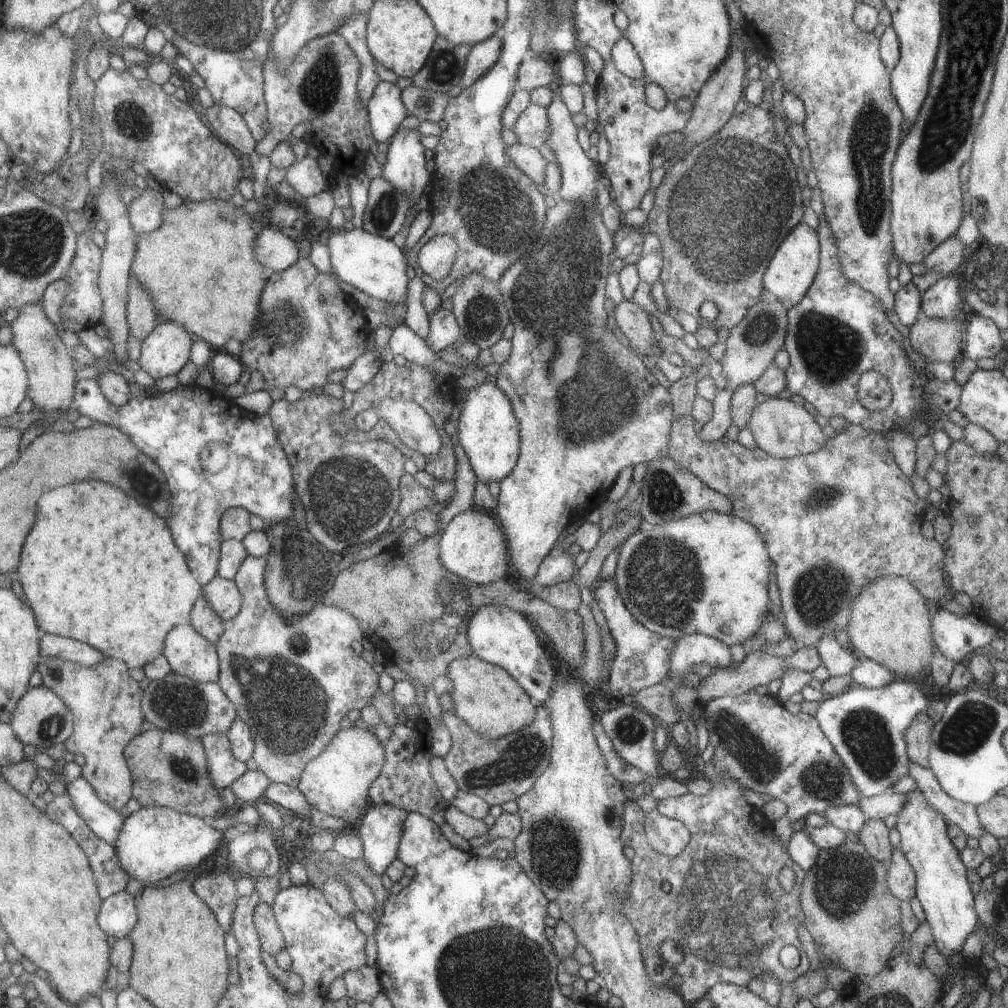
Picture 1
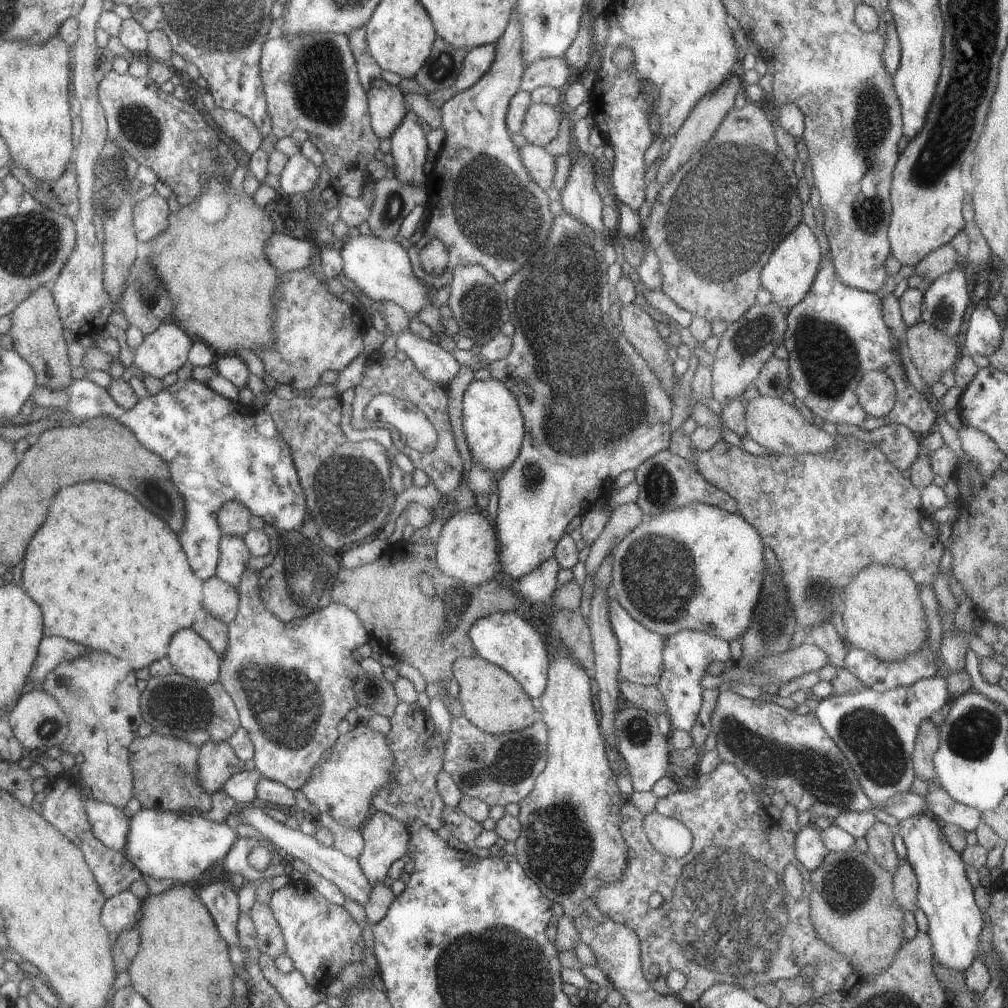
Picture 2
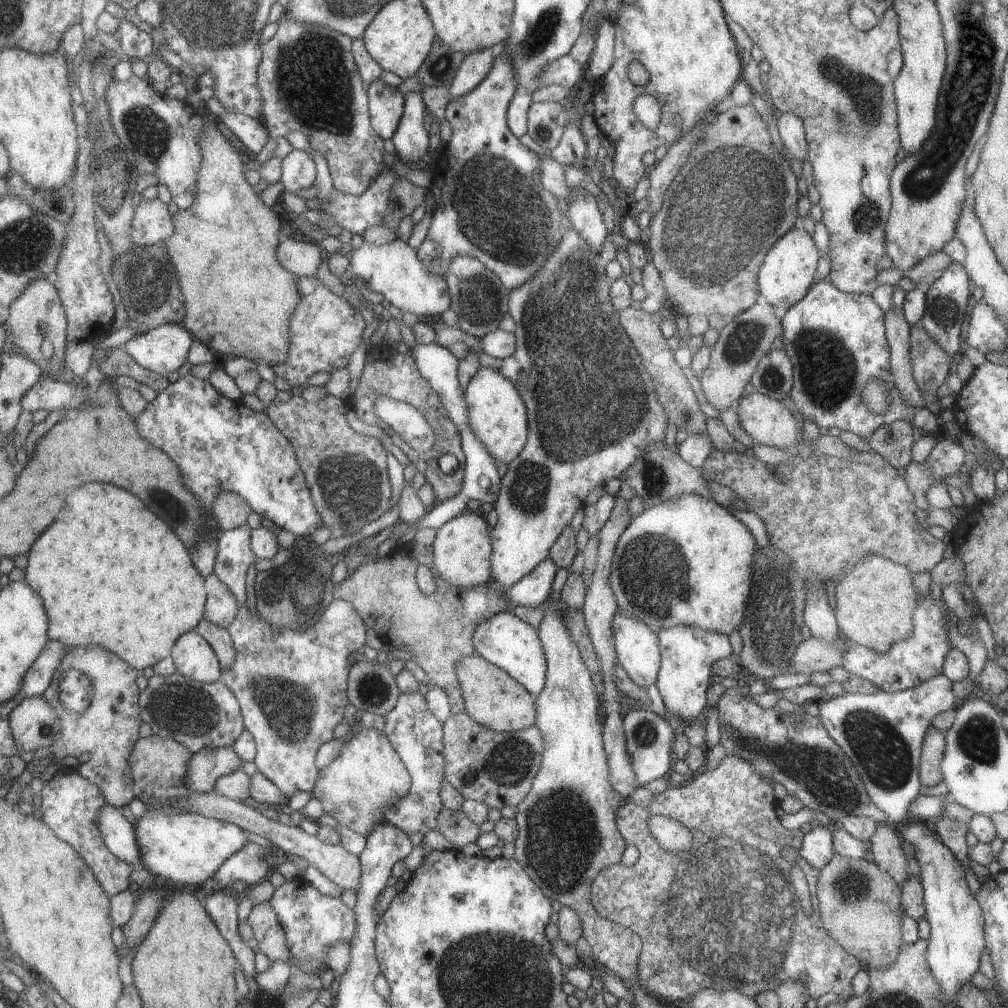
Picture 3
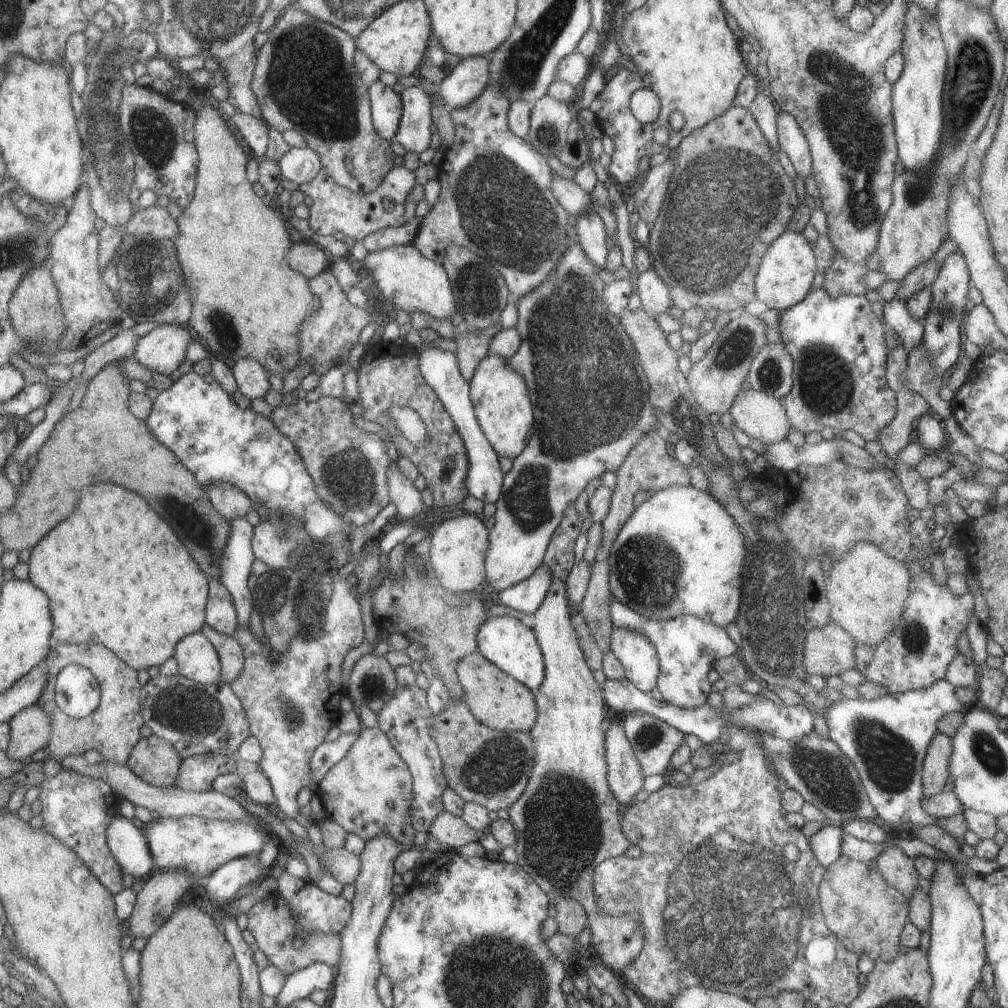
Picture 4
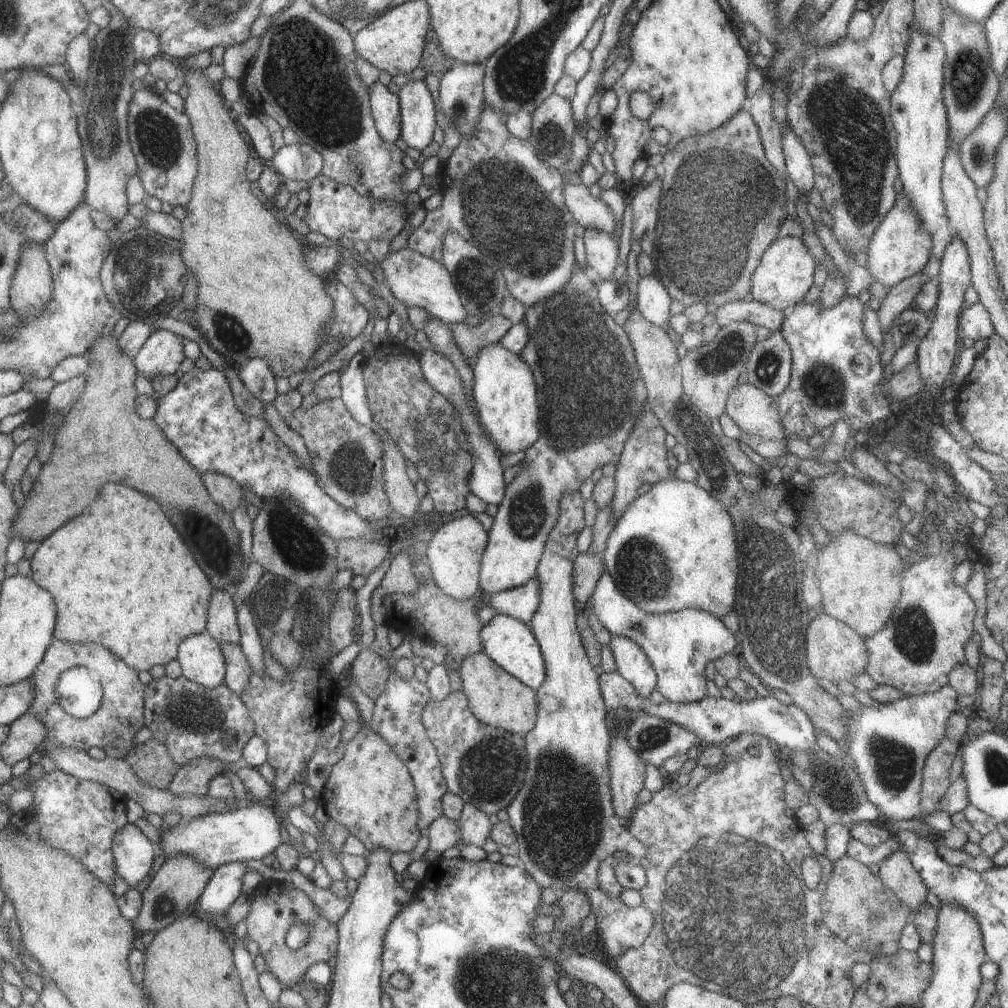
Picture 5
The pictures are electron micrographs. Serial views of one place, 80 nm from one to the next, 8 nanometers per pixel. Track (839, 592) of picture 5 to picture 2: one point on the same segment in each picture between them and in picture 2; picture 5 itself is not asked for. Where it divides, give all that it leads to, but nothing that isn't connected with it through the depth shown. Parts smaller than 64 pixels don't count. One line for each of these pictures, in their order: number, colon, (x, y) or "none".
2: (881, 614)
3: (874, 601)
4: (867, 590)

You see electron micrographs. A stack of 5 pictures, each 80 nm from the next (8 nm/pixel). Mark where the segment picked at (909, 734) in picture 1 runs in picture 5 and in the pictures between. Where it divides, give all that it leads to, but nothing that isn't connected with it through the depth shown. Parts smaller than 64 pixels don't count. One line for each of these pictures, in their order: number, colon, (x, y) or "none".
2: (926, 740)
3: (932, 744)
4: (934, 775)
5: (935, 781)

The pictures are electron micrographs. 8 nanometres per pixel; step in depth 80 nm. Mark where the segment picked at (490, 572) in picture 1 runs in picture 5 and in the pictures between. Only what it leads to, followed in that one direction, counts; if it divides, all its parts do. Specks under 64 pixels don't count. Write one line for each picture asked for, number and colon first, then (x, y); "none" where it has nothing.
2: (467, 548)
3: (461, 551)
4: (458, 546)
5: (454, 552)

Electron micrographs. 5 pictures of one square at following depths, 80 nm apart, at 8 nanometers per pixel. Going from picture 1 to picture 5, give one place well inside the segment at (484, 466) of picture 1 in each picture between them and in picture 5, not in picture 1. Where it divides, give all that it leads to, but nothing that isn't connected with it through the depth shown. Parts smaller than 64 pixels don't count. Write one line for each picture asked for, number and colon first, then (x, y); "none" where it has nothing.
2: (492, 425)
3: (496, 415)
4: (499, 396)
5: (503, 390)

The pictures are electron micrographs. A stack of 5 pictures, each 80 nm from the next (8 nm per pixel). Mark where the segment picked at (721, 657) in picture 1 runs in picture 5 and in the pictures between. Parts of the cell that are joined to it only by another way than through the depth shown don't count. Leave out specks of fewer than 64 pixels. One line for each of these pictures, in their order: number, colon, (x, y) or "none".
2: (685, 655)
3: (687, 652)
4: (686, 647)
5: (678, 644)

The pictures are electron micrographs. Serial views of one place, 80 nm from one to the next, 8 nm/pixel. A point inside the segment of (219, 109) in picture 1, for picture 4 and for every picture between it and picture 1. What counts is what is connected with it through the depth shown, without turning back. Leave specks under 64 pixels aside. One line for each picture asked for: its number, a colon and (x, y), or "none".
2: (239, 129)
3: (251, 133)
4: (254, 131)

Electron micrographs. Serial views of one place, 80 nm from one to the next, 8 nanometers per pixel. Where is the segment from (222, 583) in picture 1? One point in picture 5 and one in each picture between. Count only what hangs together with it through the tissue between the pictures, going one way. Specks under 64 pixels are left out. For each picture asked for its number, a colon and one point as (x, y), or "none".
2: (220, 599)
3: (220, 607)
4: (220, 613)
5: (221, 624)

